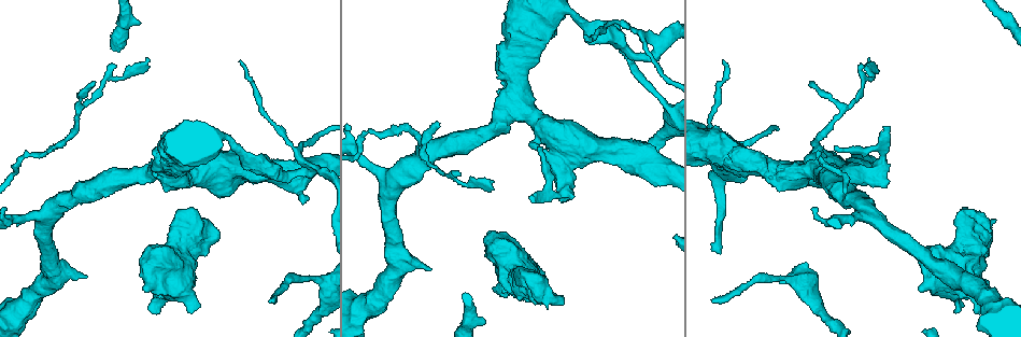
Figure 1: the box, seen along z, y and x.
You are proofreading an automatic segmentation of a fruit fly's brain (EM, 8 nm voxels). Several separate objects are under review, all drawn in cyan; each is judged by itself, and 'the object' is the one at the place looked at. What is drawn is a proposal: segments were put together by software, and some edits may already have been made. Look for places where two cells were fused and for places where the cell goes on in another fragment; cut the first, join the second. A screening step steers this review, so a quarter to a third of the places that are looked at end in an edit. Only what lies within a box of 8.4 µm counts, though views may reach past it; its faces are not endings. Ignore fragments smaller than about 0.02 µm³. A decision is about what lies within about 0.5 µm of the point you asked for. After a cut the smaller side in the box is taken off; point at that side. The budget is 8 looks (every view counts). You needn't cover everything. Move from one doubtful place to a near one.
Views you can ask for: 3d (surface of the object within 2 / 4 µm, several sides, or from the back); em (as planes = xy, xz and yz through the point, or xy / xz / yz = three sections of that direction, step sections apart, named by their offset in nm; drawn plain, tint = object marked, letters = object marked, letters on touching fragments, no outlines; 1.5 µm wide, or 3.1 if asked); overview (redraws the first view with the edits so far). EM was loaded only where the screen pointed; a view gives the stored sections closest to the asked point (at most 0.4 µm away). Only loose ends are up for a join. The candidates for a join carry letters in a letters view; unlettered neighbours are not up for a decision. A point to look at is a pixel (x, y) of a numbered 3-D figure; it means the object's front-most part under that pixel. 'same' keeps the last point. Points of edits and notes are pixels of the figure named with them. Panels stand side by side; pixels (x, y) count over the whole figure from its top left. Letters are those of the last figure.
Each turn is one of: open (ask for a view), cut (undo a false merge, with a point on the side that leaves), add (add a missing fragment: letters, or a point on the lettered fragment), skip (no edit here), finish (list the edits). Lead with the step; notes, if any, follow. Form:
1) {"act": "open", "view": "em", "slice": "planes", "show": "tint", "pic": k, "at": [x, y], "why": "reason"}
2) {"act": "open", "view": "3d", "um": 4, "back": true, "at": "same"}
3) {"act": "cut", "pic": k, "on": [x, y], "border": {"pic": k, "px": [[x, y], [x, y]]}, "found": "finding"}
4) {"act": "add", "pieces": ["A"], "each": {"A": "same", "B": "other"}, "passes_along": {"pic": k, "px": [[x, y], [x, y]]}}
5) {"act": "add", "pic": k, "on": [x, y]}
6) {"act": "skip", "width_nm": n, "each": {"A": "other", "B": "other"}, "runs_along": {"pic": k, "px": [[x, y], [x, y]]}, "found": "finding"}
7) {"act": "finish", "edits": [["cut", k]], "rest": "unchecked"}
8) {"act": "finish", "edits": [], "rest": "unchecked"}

{"act": "open", "view": "em", "slice": "planes", "show": "letters", "pic": 1, "at": [810, 81], "why": "an open end"}

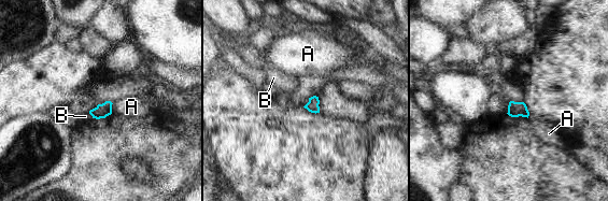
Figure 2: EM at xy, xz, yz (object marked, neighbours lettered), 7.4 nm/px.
{"act": "skip", "longest_contact_nm": ["A", 80], "each": {"A": "other", "B": "other"}, "found": "no lettered fragment goes on from it"}

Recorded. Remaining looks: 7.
{"act": "open", "view": "3d", "um": 2, "pic": 1, "at": [192, 313], "why": "branch stops here"}

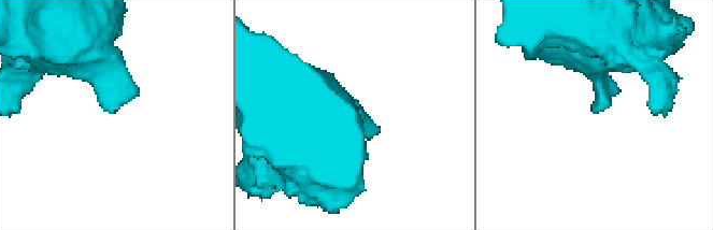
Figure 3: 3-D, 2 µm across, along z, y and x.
{"act": "open", "view": "em", "slice": "planes", "show": "letters", "pic": 3, "at": [595, 112]}

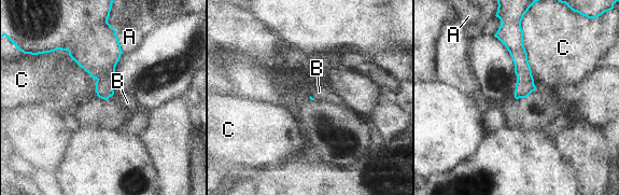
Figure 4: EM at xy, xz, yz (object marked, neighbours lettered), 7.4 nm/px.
{"act": "add", "pieces": ["B"], "each": {"A": "other", "B": "same", "C": "other"}, "passes_along": {"pic": 4, "px": [[100, 64], [111, 95], [127, 102]]}, "found": "it goes on there"}

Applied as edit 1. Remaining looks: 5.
{"act": "open", "view": "em", "slice": "planes", "show": "plain", "pic": 1, "at": [271, 303], "why": "long arm stops here"}

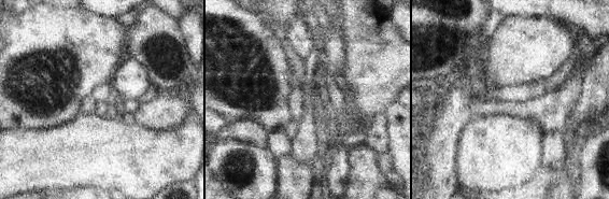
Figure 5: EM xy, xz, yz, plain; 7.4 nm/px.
{"act": "open", "view": "em", "slice": "planes", "show": "letters", "at": "same", "why": "see the neighbours"}

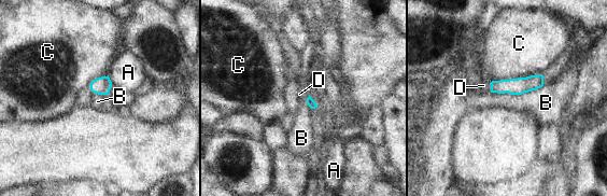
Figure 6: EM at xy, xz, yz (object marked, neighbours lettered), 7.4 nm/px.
{"act": "add", "pieces": ["D"], "each": {"A": "other", "B": "other", "C": "other", "D": "same"}, "passes_along": {"pic": 6, "px": [[513, 86], [491, 87], [483, 85]]}, "found": "it goes on there"}

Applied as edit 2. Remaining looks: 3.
{"act": "finish", "edits": [["add", 4], ["add", 6]], "rest": "unchecked"}

